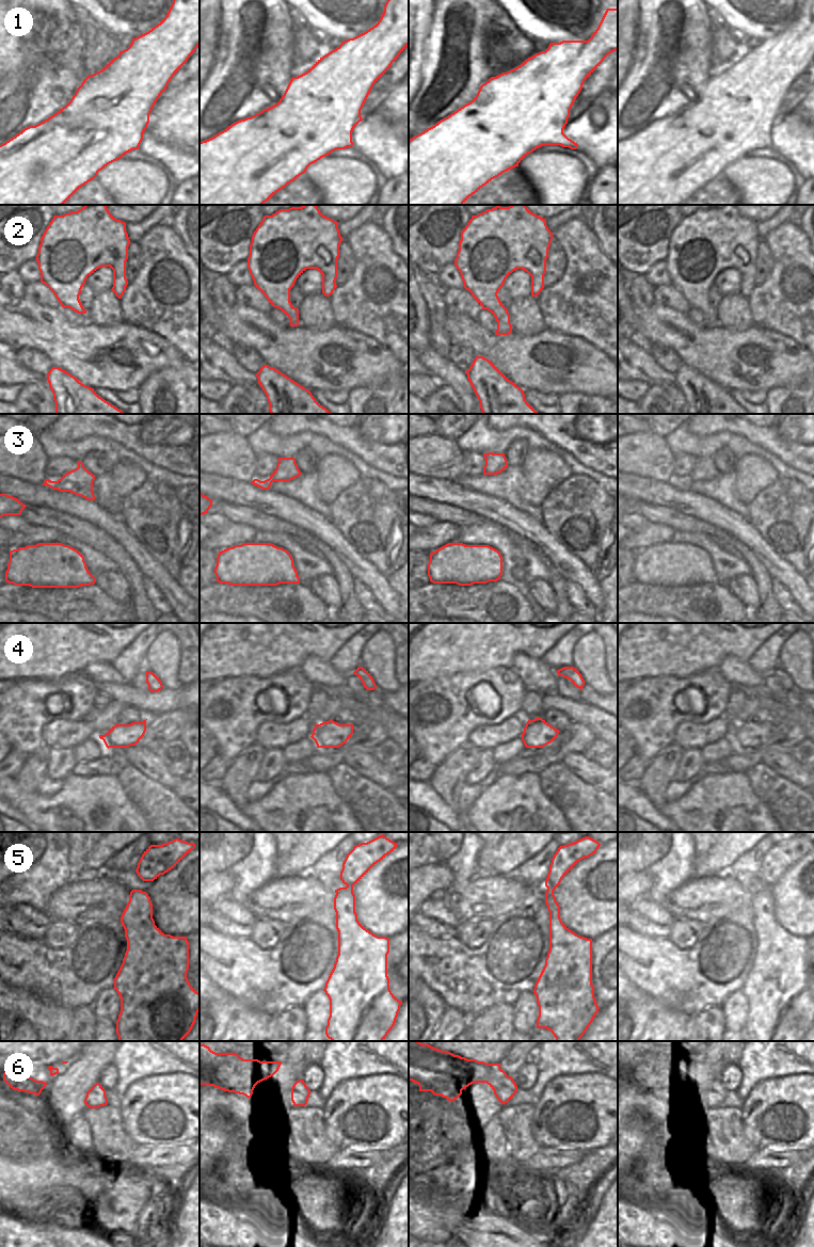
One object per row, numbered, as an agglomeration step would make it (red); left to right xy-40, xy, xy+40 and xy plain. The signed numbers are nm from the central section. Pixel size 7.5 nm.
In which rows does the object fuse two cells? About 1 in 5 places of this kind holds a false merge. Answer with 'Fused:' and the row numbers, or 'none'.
Fused: none

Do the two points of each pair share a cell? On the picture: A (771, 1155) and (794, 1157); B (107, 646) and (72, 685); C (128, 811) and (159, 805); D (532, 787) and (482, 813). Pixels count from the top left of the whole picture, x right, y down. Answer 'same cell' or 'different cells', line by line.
A: same cell
B: different cells
C: different cells
D: same cell

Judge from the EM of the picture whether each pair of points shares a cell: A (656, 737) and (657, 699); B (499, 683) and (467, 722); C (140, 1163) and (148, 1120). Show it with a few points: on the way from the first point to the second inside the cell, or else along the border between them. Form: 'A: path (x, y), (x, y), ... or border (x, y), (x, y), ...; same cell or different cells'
A: path (656, 728), (656, 708); same cell
B: path (482, 677), (474, 678), (460, 692), (458, 705); same cell
C: border (138, 1144), (168, 1147); different cells

